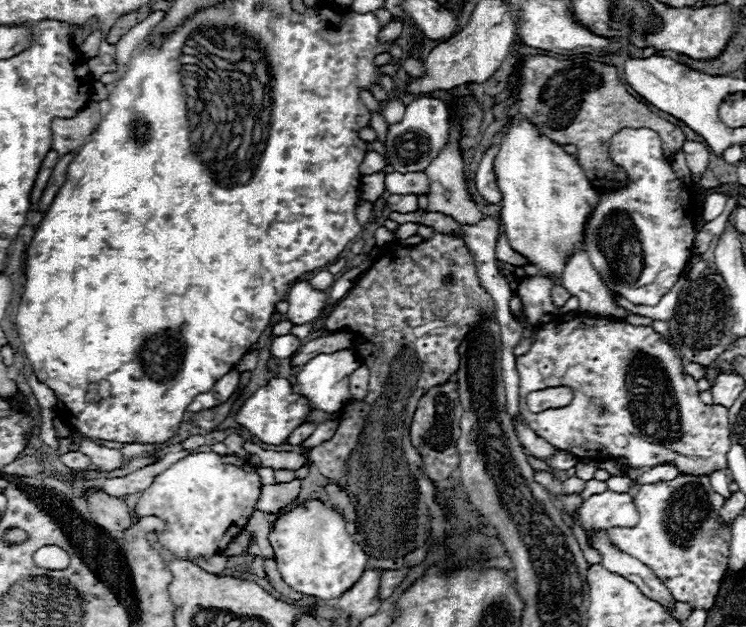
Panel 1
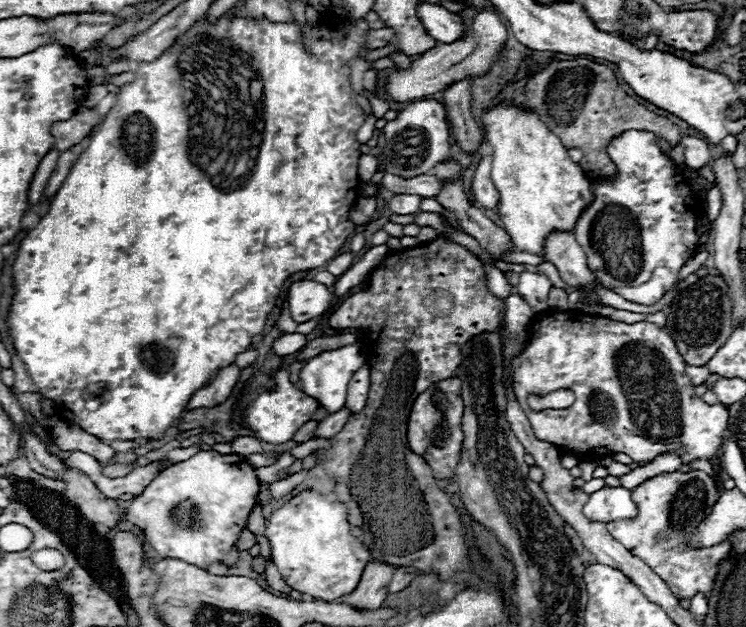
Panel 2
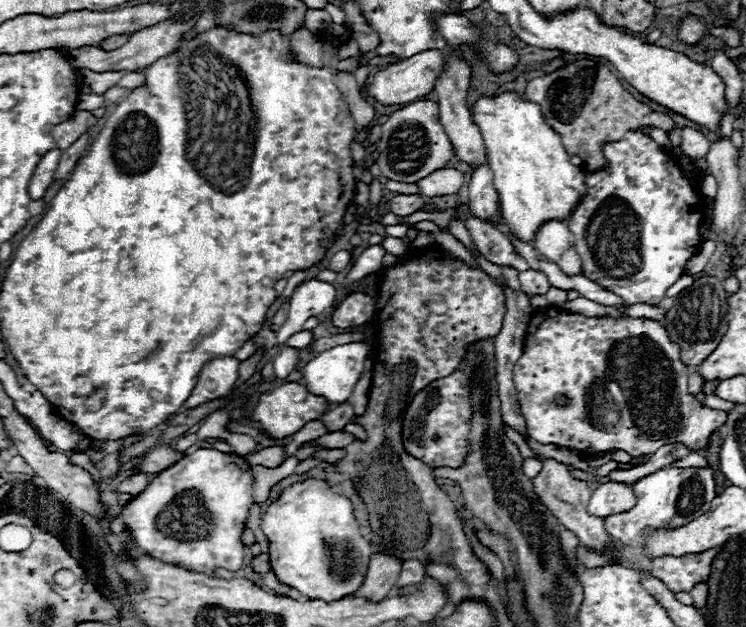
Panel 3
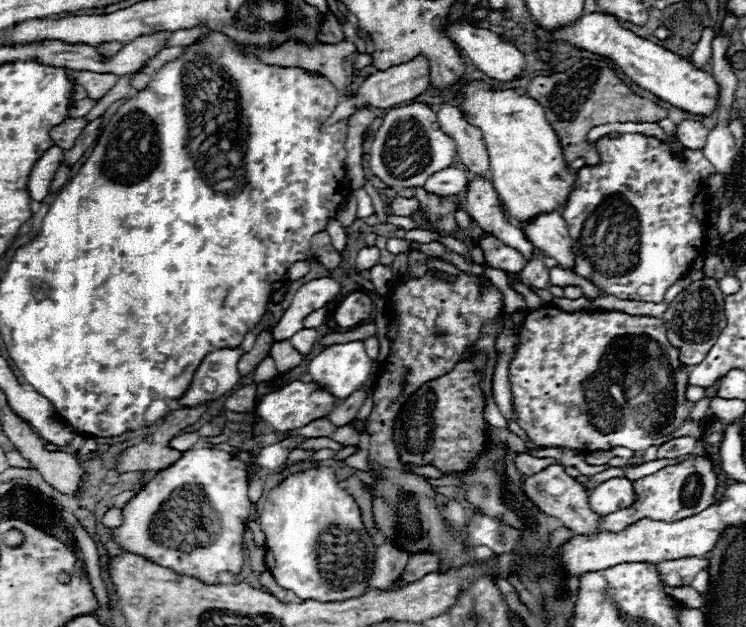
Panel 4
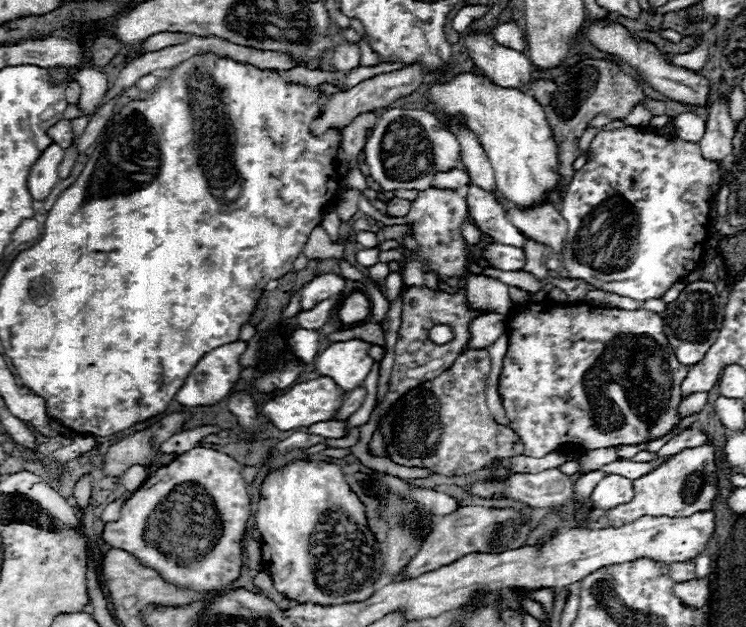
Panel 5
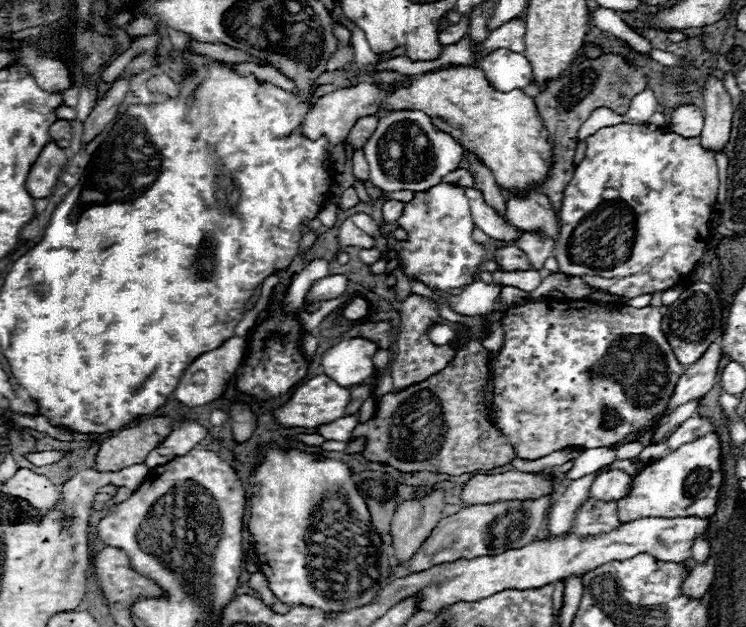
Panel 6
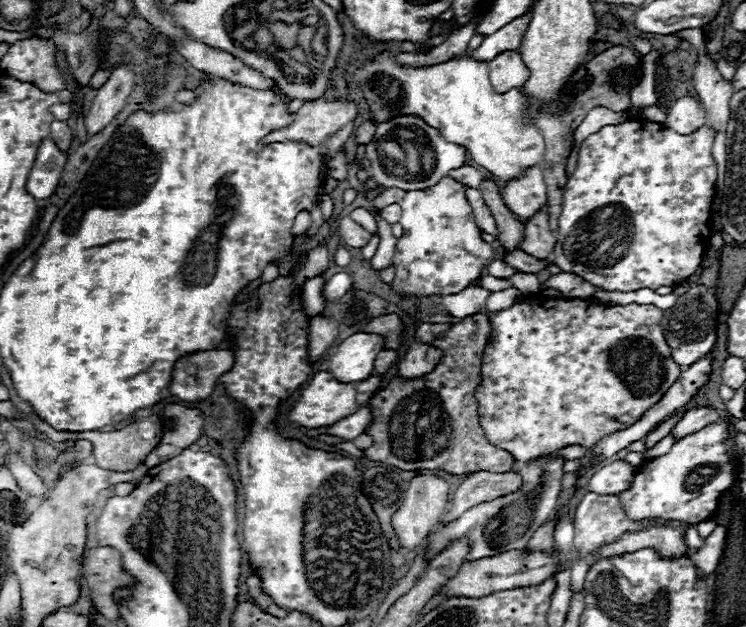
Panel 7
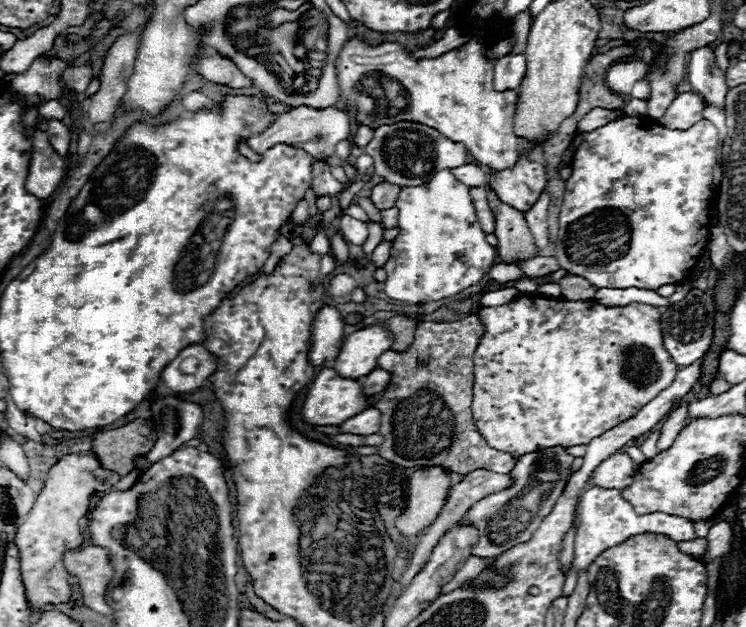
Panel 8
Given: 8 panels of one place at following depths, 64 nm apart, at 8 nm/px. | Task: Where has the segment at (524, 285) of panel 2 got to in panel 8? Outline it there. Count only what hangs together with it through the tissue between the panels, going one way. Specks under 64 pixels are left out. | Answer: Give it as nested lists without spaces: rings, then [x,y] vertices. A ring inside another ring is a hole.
[[[548,186],[542,190],[542,194],[538,196],[538,200],[534,202],[534,206],[530,210],[524,212],[524,218],[528,222],[528,228],[536,240],[538,250],[544,250],[548,246],[548,206],[550,206],[550,192]]]

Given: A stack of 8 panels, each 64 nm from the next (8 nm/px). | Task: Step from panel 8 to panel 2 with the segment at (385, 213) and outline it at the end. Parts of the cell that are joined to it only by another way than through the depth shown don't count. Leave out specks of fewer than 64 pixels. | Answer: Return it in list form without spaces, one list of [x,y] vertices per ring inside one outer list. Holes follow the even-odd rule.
[[[396,194],[388,202],[388,208],[394,214],[414,214],[414,212],[418,212],[420,200],[422,200],[422,196],[416,196],[416,194]]]

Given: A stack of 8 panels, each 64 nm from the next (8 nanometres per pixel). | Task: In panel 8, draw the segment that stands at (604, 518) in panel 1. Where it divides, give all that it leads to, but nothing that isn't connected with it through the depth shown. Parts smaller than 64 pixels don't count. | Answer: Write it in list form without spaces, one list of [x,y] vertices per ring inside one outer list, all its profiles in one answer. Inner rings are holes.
[[[620,448],[618,452],[614,452],[612,456],[608,456],[596,470],[592,476],[592,484],[594,486],[602,486],[602,488],[626,488],[630,482],[626,482],[628,478],[632,478],[636,474],[638,466],[632,462],[632,458],[624,452],[624,448]]]

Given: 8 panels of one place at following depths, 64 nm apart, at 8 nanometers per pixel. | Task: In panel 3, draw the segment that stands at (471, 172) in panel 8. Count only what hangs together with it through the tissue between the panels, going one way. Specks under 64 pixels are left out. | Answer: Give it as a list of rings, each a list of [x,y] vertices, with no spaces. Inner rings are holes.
[[[442,168],[442,170],[426,176],[426,180],[420,180],[418,188],[428,198],[448,196],[448,194],[458,194],[462,188],[462,182],[464,182],[462,172],[458,172],[456,168]]]

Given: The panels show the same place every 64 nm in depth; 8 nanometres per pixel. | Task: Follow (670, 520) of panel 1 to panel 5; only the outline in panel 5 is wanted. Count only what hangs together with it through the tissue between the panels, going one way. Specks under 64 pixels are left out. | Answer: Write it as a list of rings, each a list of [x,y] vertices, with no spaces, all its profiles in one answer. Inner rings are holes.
[[[710,442],[694,448],[684,448],[674,454],[668,462],[650,470],[648,474],[634,480],[634,498],[626,504],[610,510],[612,526],[628,524],[640,516],[690,516],[696,512],[708,512],[716,498],[716,450]],[[674,562],[670,564],[670,576],[674,582],[684,582],[694,578],[694,562]]]

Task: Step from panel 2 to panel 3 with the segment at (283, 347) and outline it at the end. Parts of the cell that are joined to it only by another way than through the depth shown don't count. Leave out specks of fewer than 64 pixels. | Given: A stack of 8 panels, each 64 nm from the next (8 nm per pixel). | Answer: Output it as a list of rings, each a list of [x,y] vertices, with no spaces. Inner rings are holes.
[[[302,330],[302,332],[296,332],[294,336],[290,336],[290,340],[286,340],[288,346],[292,348],[306,348],[314,342],[314,334],[312,330]]]

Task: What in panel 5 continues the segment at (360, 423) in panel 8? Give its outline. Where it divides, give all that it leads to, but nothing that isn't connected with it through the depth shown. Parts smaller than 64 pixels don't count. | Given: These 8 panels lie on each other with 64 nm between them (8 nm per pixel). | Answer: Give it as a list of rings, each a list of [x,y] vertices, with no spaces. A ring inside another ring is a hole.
[[[328,420],[328,422],[312,424],[310,428],[306,428],[306,432],[318,434],[318,436],[324,436],[324,438],[342,438],[346,424],[348,424],[348,420]]]

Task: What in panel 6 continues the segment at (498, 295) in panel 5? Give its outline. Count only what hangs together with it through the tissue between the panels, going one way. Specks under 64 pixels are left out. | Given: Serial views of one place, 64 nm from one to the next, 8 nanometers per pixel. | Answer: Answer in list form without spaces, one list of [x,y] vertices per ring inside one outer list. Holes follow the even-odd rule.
[[[472,282],[472,284],[468,284],[466,288],[464,288],[464,292],[460,295],[452,296],[448,293],[444,293],[443,297],[445,297],[450,304],[450,308],[456,312],[456,314],[462,314],[462,316],[482,316],[482,314],[488,314],[488,312],[494,312],[497,310],[506,310],[503,309],[502,304],[498,304],[497,298],[498,294],[500,294],[502,286],[498,284],[484,284],[484,282]]]

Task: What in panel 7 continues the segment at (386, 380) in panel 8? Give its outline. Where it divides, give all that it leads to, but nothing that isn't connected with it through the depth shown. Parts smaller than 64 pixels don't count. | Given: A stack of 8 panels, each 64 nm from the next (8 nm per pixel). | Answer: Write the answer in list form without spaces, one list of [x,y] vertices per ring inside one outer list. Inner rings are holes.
[[[370,376],[368,380],[362,380],[362,382],[358,382],[358,398],[356,398],[356,402],[358,402],[358,406],[364,406],[374,394],[376,394],[376,390],[380,388],[380,384],[382,384],[382,380],[384,380],[384,376]]]

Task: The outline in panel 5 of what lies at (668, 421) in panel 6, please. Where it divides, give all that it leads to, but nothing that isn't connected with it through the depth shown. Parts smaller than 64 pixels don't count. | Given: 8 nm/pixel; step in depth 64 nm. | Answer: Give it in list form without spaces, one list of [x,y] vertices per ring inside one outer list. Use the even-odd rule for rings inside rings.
[[[700,392],[700,394],[690,394],[688,398],[684,398],[678,406],[678,416],[680,418],[686,418],[686,416],[692,416],[696,412],[700,412],[704,408],[708,400],[708,394],[706,392]]]

